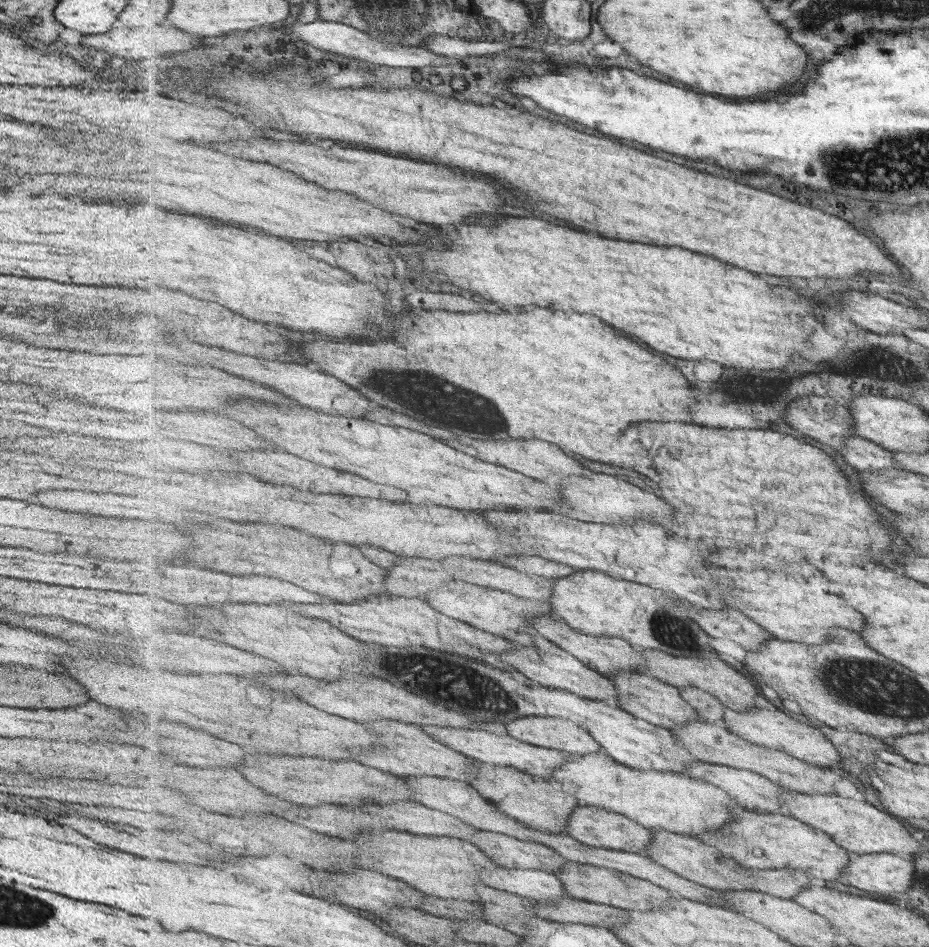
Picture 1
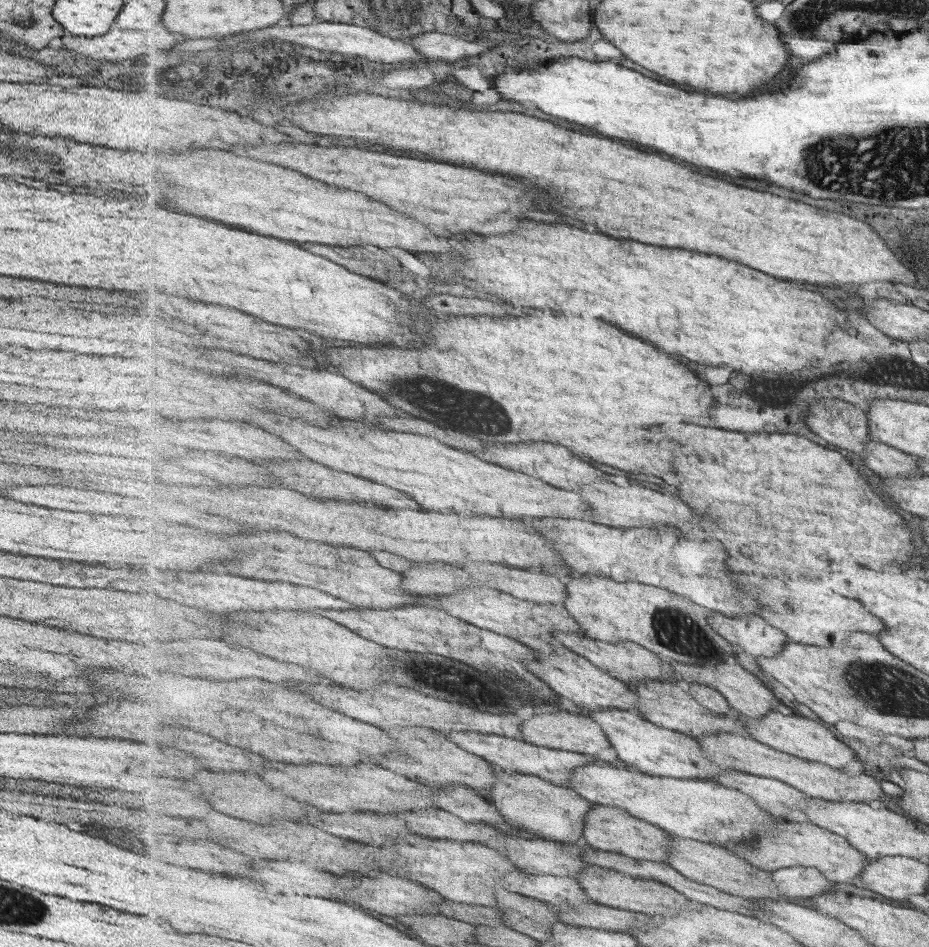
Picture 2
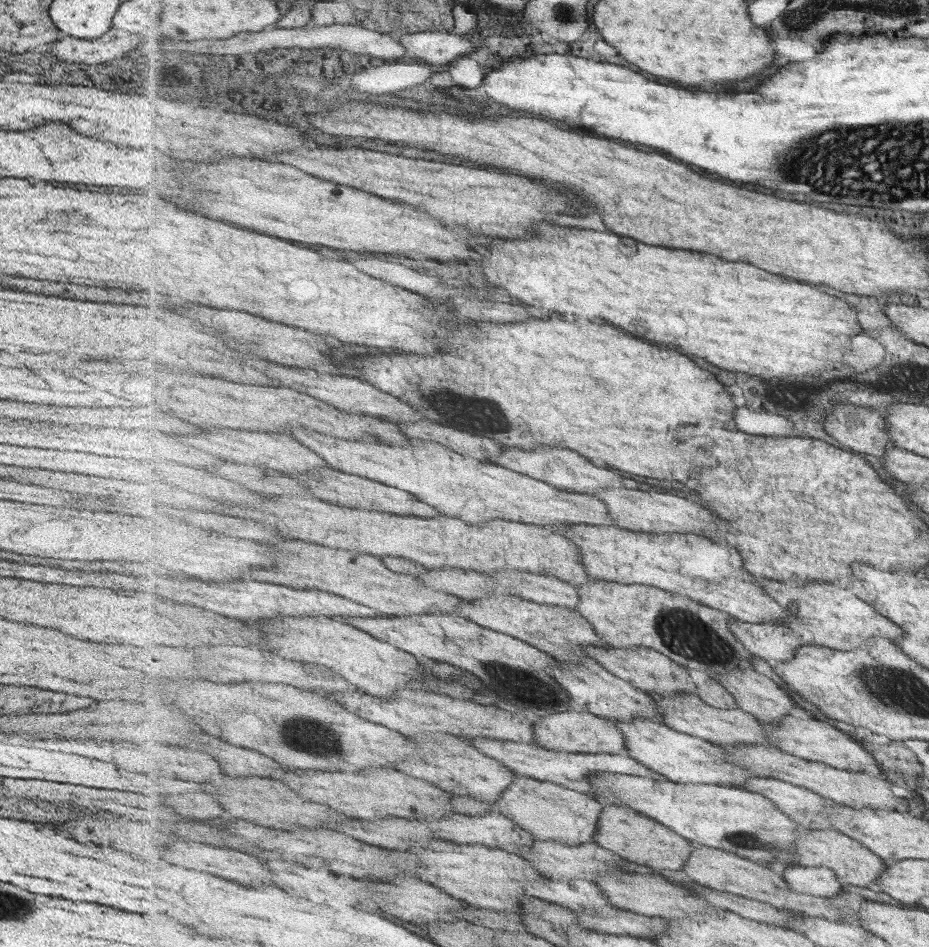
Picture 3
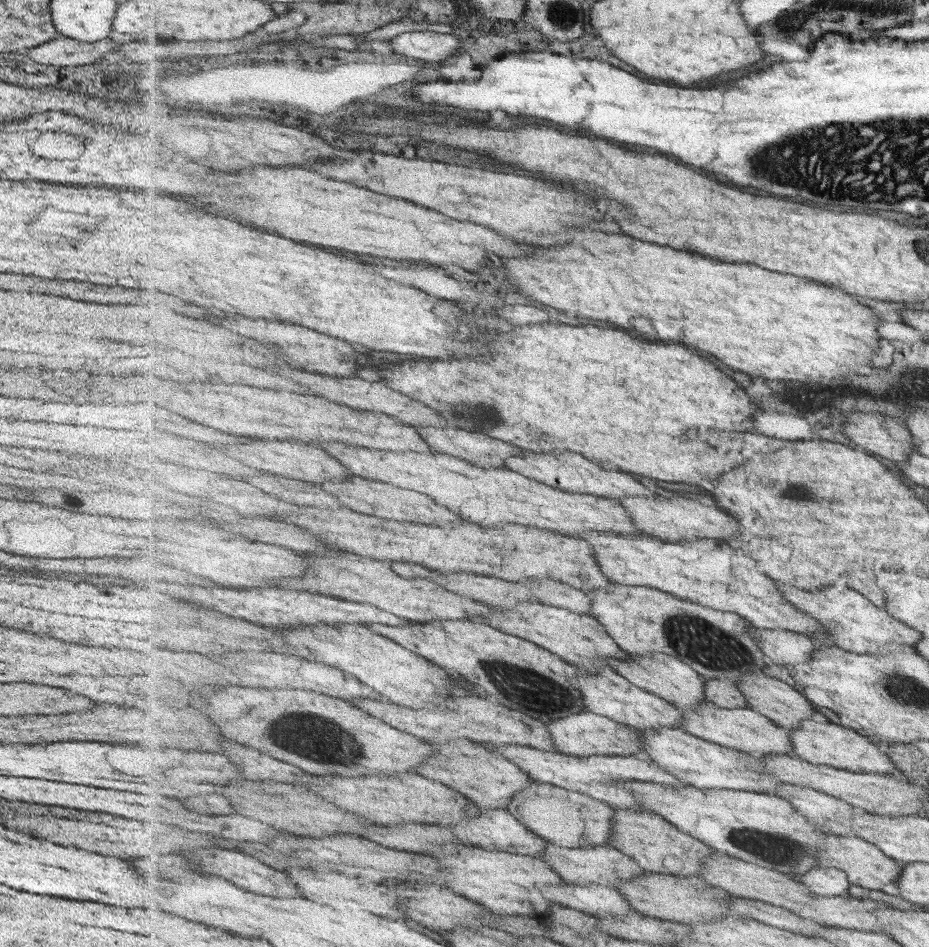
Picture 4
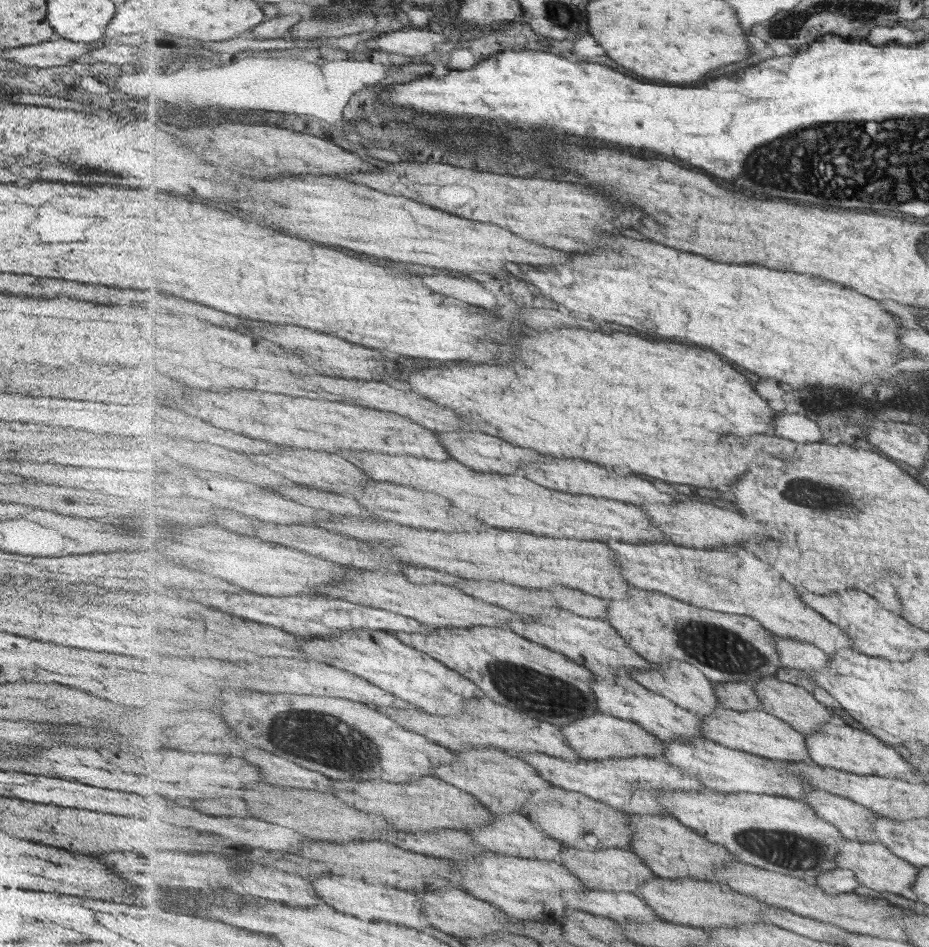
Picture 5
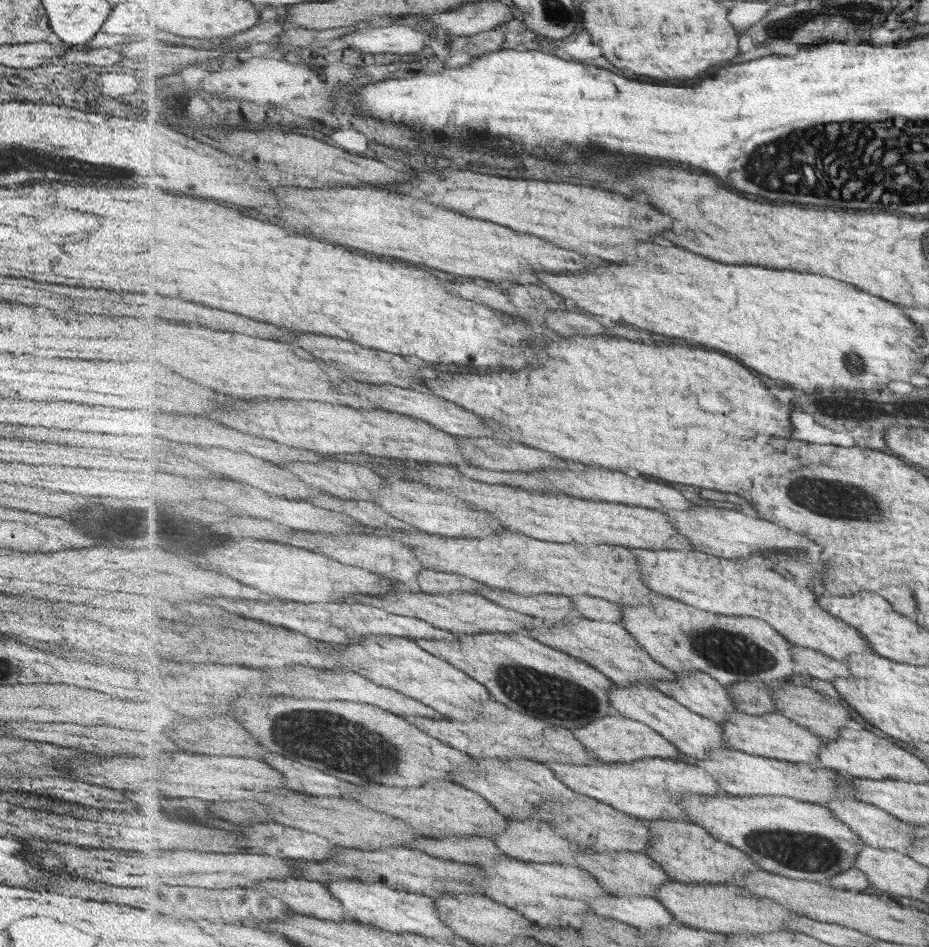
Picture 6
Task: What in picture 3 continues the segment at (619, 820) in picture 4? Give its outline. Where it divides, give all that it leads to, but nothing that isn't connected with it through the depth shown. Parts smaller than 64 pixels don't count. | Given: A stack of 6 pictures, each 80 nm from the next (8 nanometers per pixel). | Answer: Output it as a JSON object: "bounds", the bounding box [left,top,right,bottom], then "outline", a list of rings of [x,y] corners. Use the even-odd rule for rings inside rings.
{"bounds":[594,802,697,872],"outline":[[[617,802],[604,805],[594,842],[615,851],[631,862],[650,866],[656,870],[679,872],[684,870],[688,858],[694,851],[694,845],[697,845],[666,827],[662,822],[657,822],[647,815],[638,813],[634,808]]]}

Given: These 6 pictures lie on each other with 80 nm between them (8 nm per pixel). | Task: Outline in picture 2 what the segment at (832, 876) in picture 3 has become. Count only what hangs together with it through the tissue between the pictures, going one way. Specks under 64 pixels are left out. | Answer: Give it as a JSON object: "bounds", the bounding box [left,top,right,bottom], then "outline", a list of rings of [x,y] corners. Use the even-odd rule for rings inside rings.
{"bounds":[773,867,834,898],"outline":[[[815,867],[784,868],[773,871],[773,874],[780,891],[790,897],[812,898],[834,887],[834,882]]]}

